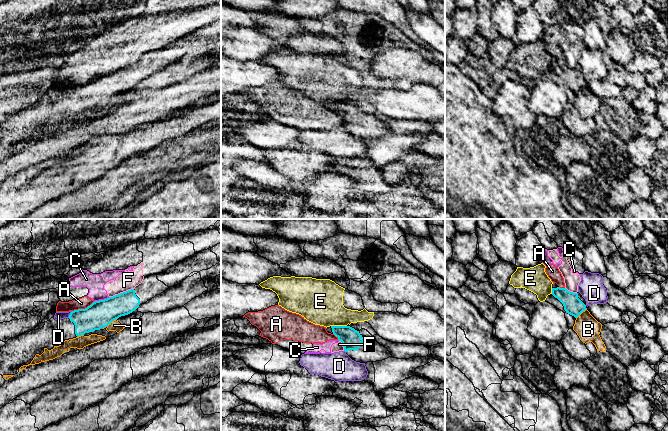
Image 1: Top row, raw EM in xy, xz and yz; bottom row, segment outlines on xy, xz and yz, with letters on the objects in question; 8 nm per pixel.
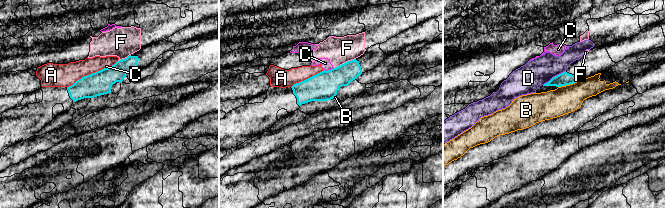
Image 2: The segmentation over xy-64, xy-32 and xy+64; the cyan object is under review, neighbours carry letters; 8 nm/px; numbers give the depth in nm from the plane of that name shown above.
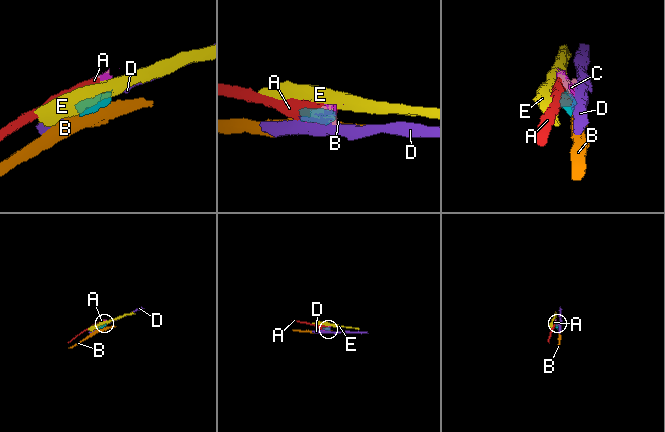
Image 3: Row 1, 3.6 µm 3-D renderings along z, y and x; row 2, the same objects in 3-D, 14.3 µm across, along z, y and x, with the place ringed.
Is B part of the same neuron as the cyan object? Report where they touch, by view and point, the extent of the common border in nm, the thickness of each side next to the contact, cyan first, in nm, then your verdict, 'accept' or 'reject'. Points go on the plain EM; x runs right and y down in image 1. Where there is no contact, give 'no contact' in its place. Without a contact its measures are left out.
contact yz (581, 88); length 120 nm; calibres 150 and 190 nm; reject

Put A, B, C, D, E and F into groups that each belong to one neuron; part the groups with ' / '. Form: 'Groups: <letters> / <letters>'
Groups: A C F / B / D / E

